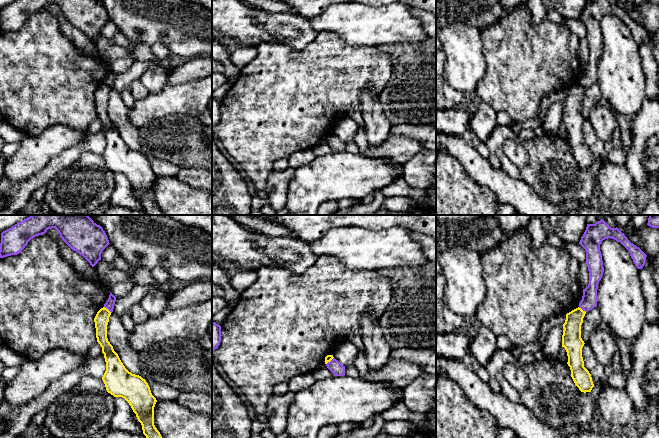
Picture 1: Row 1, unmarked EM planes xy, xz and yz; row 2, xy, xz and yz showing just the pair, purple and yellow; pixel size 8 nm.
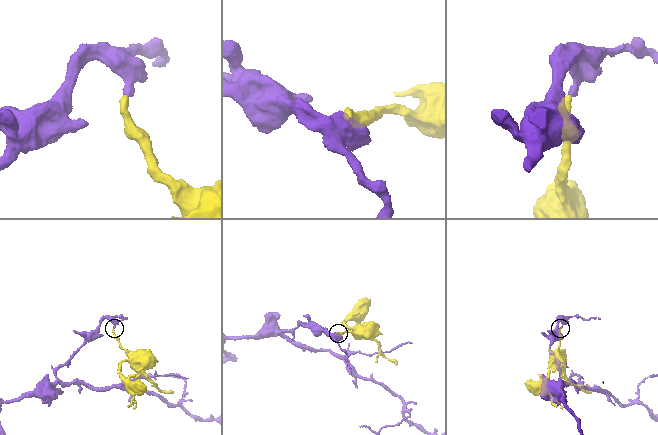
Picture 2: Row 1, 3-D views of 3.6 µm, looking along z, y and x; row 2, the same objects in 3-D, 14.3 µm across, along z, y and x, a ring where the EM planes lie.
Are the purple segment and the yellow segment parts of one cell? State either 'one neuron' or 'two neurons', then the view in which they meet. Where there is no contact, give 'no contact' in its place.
two neurons; contact in xy

